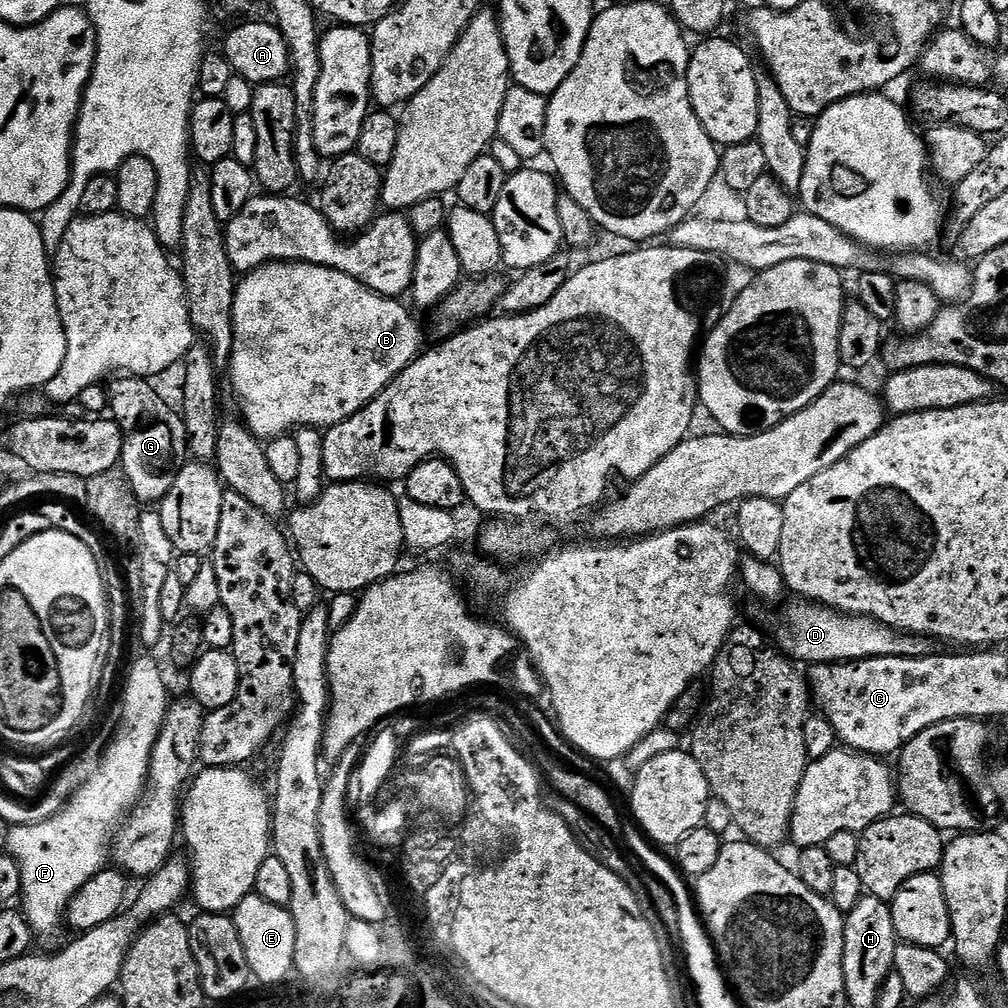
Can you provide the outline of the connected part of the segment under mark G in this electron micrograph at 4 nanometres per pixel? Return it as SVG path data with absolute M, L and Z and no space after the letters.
M118 376L107 387L109 411L114 414L115 423L124 431L120 468L133 494L142 504L161 503L189 453L183 416L151 384L145 377Z

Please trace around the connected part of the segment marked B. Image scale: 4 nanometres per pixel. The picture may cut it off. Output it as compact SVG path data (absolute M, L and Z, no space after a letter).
M272 261L247 273L235 287L233 302L233 348L228 363L230 382L236 394L243 423L260 440L276 439L300 428L324 430L348 420L374 397L379 396L391 384L402 369L408 367L421 353L422 330L411 314L393 297L386 297L362 286L357 279L350 278L321 264L298 263L296 261Z

